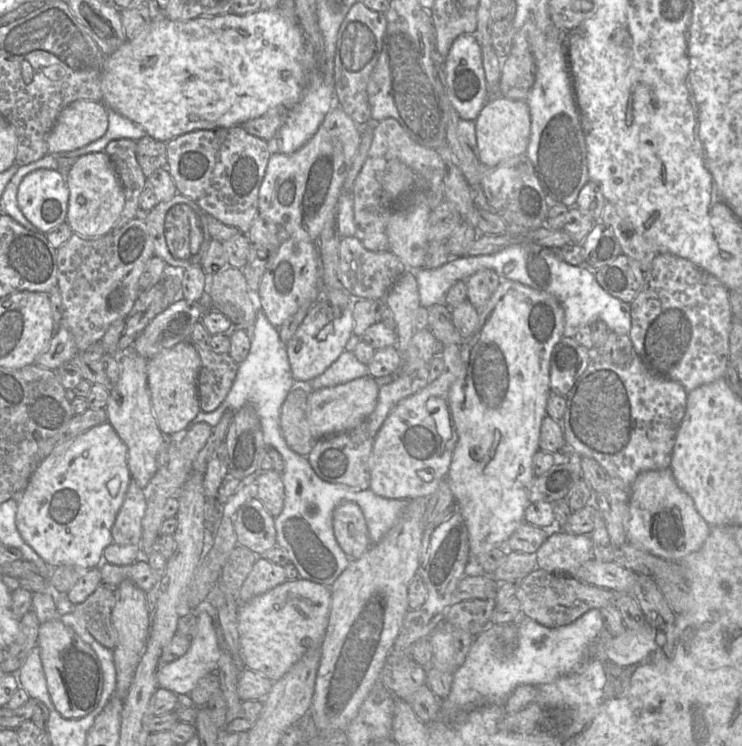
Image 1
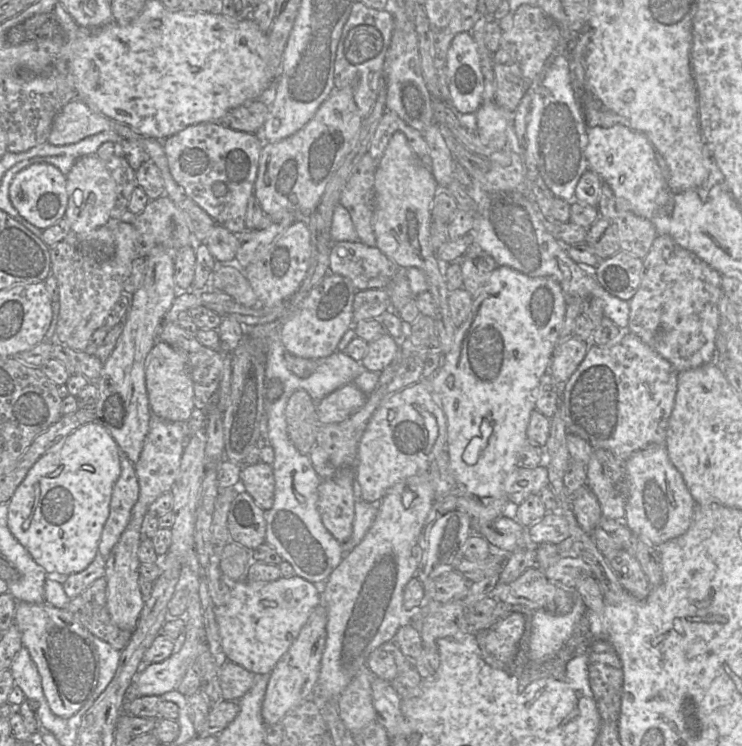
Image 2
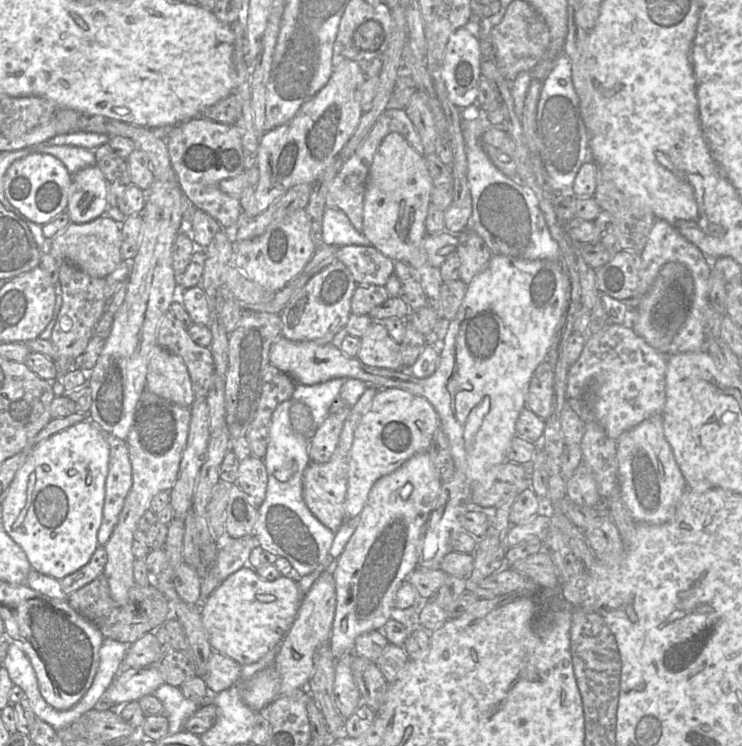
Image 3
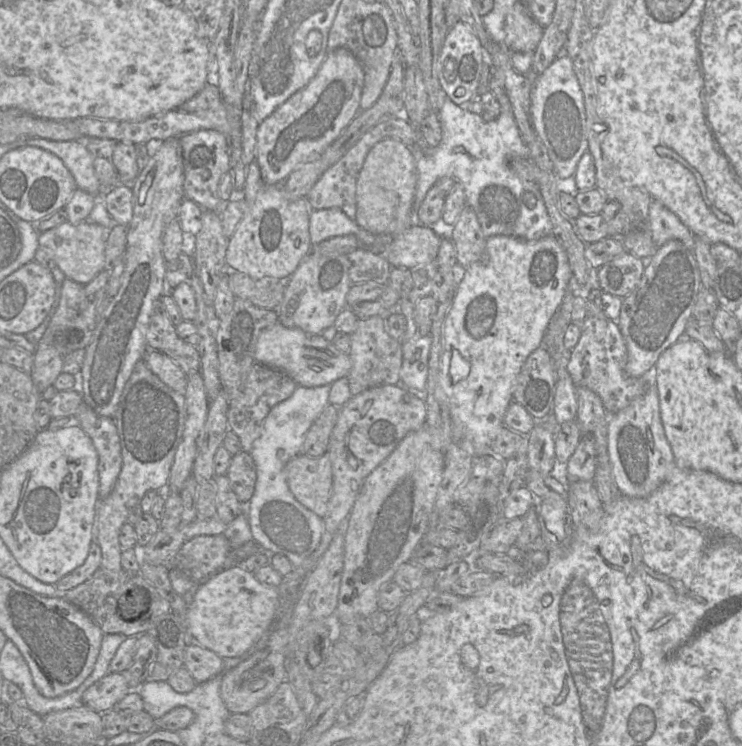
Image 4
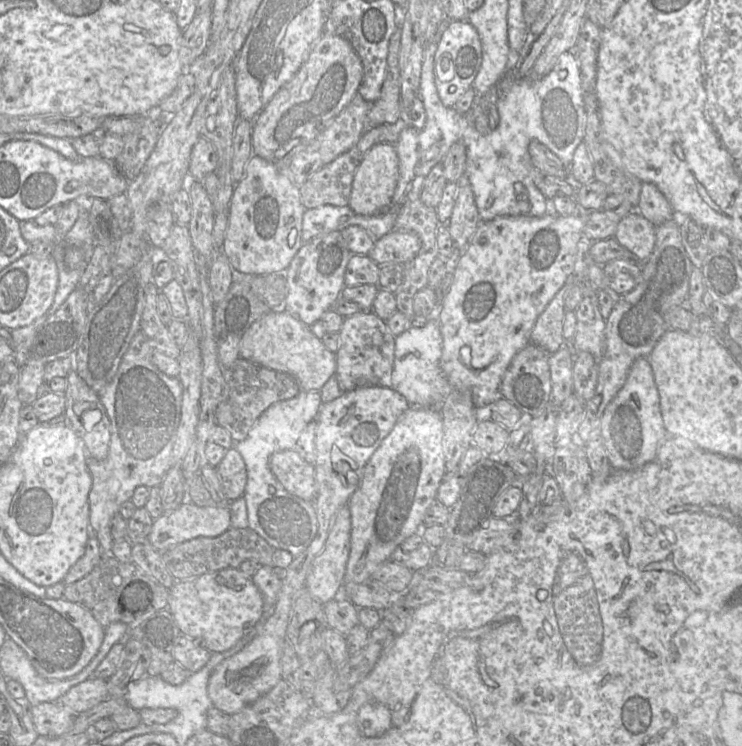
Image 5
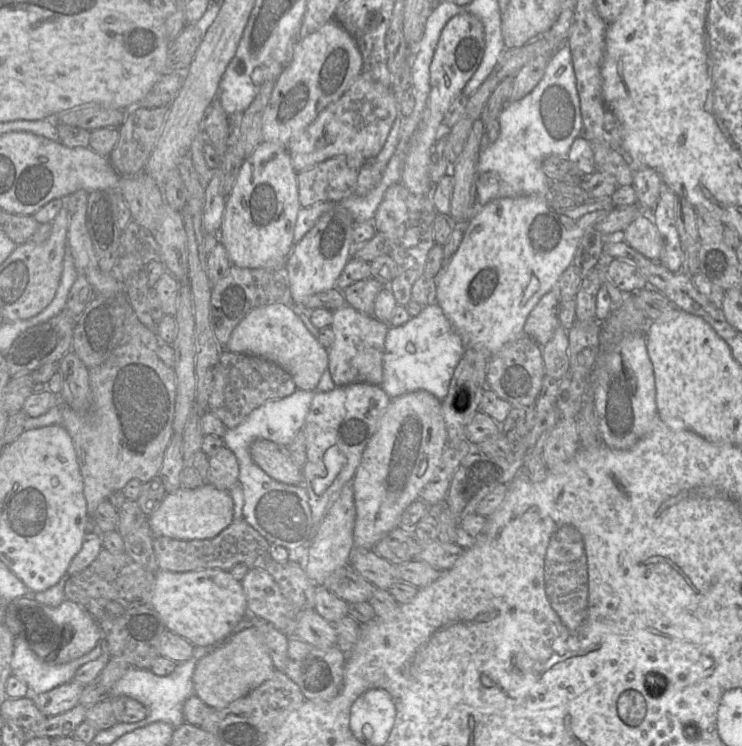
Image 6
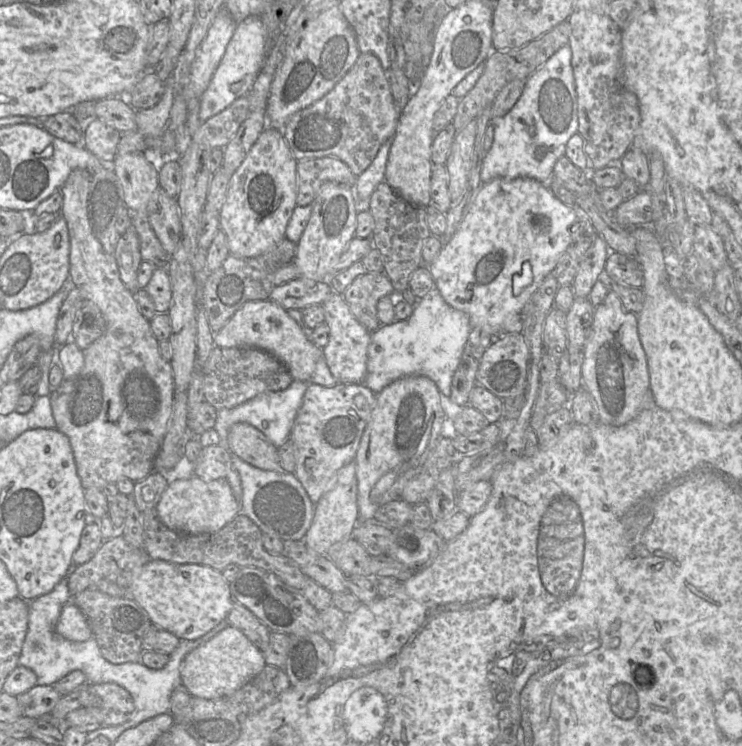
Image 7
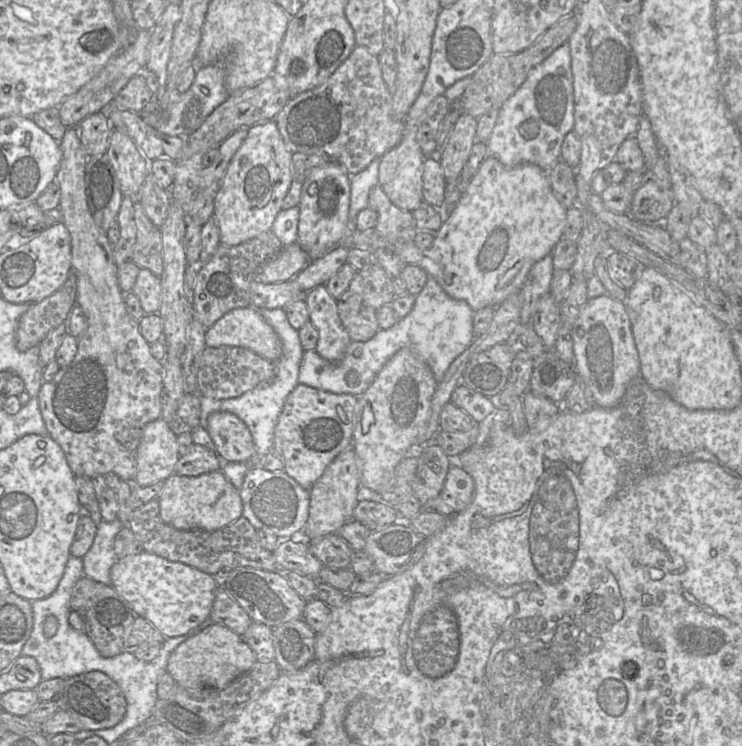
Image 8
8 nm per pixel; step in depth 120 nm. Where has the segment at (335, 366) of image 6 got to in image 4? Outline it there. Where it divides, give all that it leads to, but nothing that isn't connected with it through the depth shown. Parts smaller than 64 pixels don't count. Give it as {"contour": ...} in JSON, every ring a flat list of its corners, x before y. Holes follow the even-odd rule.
{"contour":[[377,315,365,320,359,319,356,330,350,335,348,355,352,366,347,379,352,396,375,386,400,384,402,347,399,340,385,331,384,320]]}

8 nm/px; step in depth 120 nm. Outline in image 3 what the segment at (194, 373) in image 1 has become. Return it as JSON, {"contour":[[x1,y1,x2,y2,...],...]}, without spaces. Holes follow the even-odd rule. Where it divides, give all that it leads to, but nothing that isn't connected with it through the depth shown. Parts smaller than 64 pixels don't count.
{"contour":[[157,345,150,358,146,389,176,405,190,408,195,400,191,379,182,358]]}

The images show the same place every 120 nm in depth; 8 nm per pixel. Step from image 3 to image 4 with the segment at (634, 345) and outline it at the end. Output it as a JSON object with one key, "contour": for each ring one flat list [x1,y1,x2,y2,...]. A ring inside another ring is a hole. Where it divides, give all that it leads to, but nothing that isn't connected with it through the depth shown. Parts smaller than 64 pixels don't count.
{"contour":[[604,313,586,316,577,345,570,351,567,364,575,387,586,387,595,392,609,414,615,414,627,407,634,399,643,395,650,384,649,377,631,377,625,372,627,347,617,321]]}

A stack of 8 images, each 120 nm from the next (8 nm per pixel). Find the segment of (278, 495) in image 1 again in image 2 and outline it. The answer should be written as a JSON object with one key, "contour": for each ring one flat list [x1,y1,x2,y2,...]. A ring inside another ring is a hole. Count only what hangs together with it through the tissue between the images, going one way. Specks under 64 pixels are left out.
{"contour":[[262,461,245,465,241,469,240,480,242,490,246,491,261,509,265,511,272,508,275,480,271,465]]}

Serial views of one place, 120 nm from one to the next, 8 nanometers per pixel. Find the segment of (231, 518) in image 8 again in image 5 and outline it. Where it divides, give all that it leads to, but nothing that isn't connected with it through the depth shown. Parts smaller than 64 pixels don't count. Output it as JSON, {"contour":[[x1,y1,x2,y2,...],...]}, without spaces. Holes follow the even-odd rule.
{"contour":[[186,499,177,509,164,512,154,520,148,539,158,552,165,552,178,544,197,537,217,537,229,529,230,524,229,507,199,507]]}

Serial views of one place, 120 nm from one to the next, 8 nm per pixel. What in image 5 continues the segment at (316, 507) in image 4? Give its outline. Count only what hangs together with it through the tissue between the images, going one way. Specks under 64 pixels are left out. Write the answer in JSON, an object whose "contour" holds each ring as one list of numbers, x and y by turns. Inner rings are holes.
{"contour":[[295,450,273,453,269,459,269,467,286,491,305,501,314,502,317,495,314,466]]}

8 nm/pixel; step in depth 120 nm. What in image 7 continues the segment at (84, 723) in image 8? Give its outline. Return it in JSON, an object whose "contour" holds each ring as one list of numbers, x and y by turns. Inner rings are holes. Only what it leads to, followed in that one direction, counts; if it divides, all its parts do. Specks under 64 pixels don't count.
{"contour":[[84,683,81,705,102,727,123,724,130,719,135,709,130,693,115,683]]}

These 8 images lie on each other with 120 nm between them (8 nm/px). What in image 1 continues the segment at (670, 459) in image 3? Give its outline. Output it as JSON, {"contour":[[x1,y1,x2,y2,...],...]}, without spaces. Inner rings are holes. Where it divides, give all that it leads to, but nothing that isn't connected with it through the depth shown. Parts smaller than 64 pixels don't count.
{"contour":[[669,468,641,472,631,485,627,540,664,560,680,562,698,551,711,527,697,512,693,500,677,484]]}

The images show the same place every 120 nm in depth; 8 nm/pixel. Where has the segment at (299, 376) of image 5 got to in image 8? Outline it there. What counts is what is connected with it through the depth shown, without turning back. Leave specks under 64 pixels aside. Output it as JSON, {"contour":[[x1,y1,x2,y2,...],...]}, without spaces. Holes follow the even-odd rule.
{"contour":[[252,306,226,313,207,329,205,341,208,347,247,348,272,362,276,362,282,354,278,335]]}

